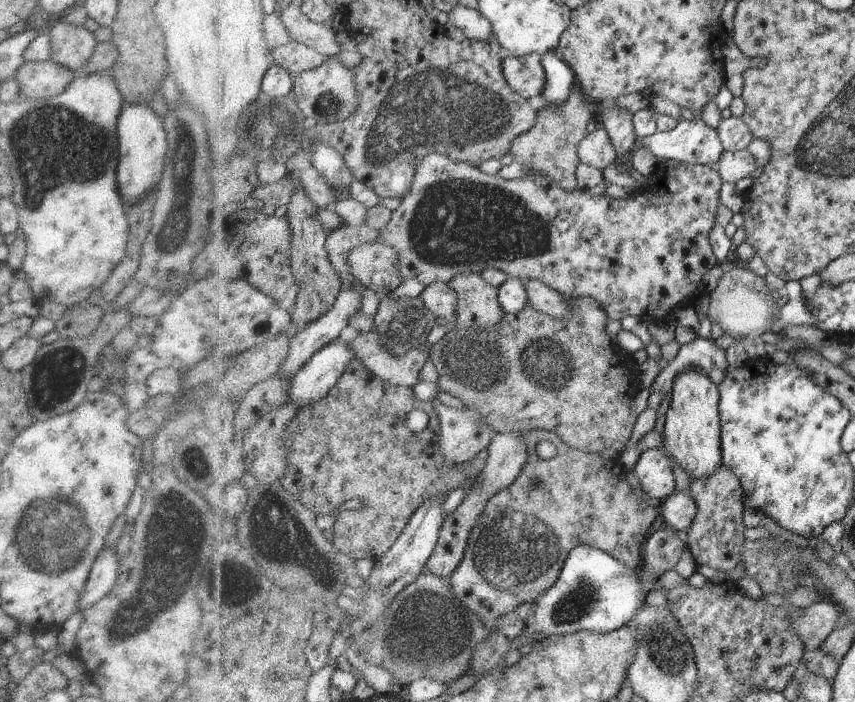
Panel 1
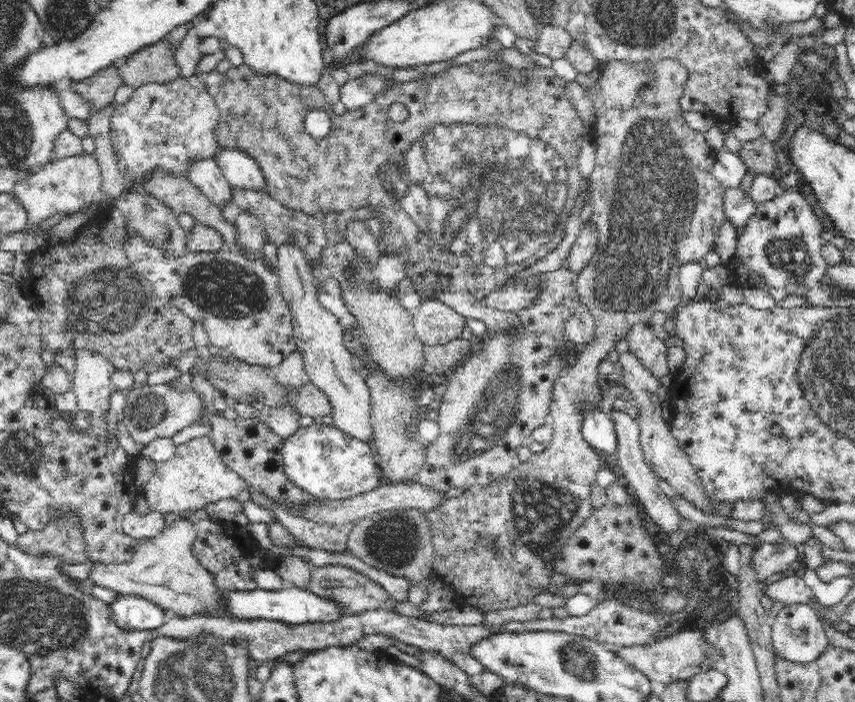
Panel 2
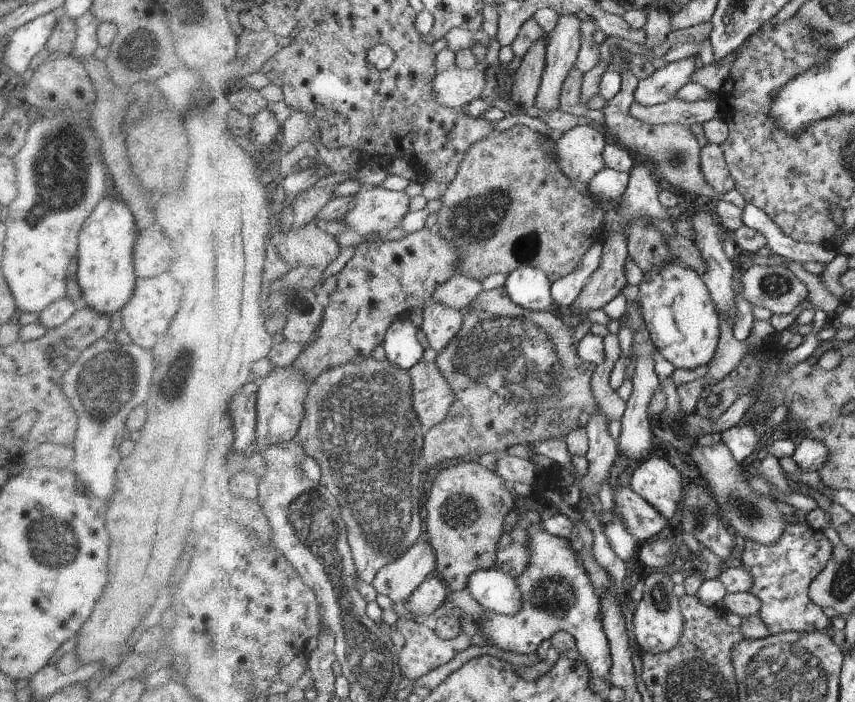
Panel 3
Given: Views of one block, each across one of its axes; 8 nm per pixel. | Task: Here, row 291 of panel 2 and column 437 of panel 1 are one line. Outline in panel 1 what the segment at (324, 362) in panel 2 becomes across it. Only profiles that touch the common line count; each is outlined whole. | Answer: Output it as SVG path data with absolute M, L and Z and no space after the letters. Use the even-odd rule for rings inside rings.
M435 282L423 292L423 302L442 321L457 314L459 307L458 291L451 283Z

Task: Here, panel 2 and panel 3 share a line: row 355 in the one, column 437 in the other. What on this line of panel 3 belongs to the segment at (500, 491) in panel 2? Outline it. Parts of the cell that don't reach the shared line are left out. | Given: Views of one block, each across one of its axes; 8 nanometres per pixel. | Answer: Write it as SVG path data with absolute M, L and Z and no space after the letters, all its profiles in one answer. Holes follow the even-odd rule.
M436 573L411 595L407 605L413 613L413 617L432 615L438 608L444 606L448 600L448 593L446 584L438 578Z

